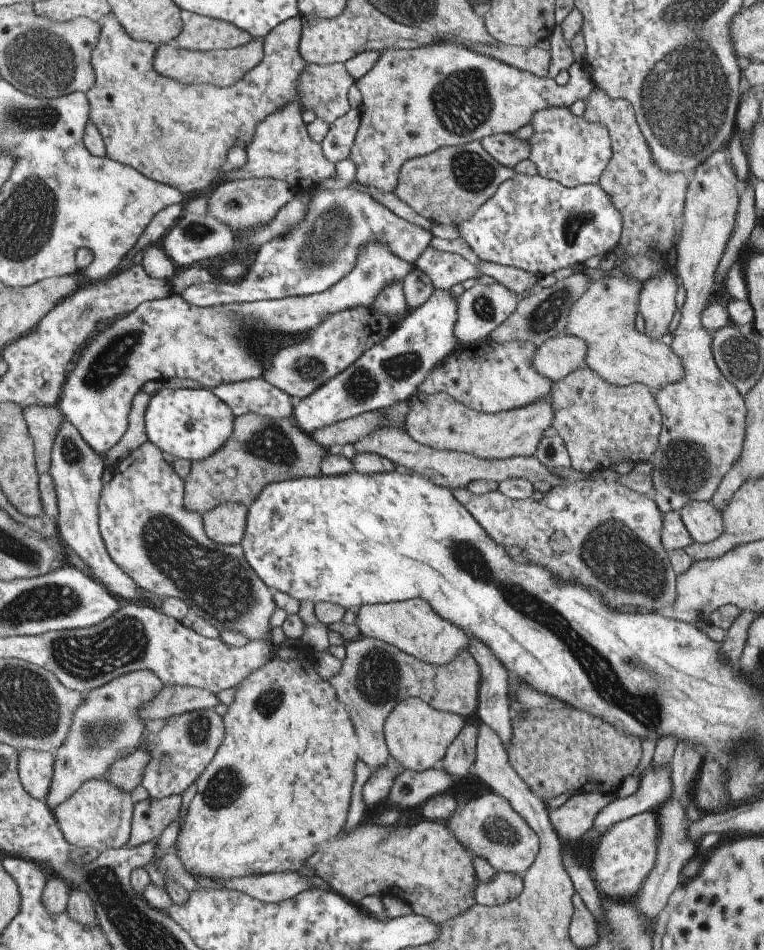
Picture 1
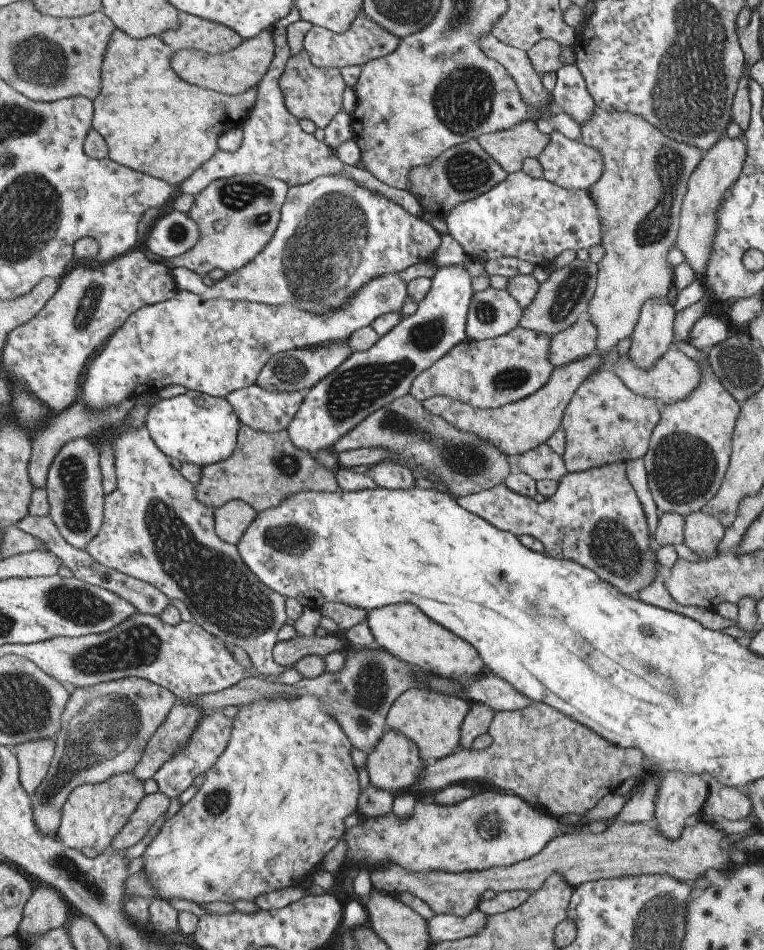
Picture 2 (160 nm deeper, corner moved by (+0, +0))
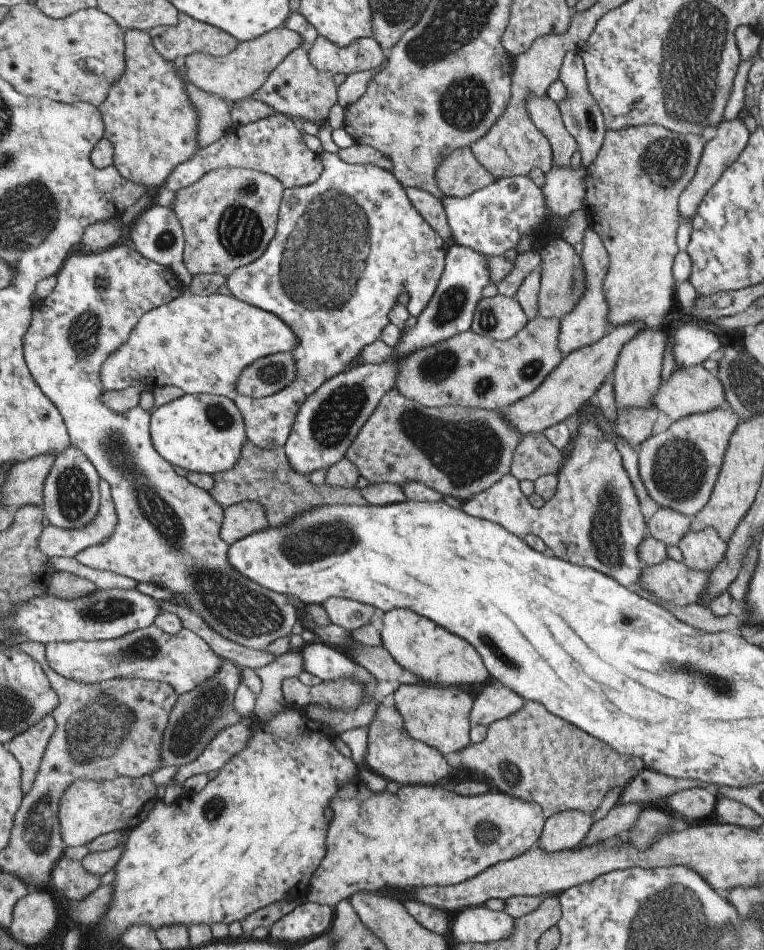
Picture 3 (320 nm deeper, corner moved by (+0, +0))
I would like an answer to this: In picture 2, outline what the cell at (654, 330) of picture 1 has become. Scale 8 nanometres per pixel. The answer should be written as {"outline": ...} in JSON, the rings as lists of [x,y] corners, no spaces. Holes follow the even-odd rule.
{"outline":[[[648,299],[643,303],[626,353],[639,370],[648,371],[671,348],[676,313],[665,301]]]}

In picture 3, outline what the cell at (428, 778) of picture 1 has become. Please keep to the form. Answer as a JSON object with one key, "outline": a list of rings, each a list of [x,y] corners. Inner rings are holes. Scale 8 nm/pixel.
{"outline":[[[525,701],[513,714],[497,719],[486,726],[486,735],[481,742],[471,743],[460,750],[461,759],[457,769],[463,769],[477,778],[491,780],[498,791],[506,795],[536,802],[545,817],[561,811],[581,811],[589,816],[612,788],[623,788],[638,772],[645,768],[639,757],[630,757],[615,752],[608,744],[581,732],[561,717],[545,710],[542,704]]]}

